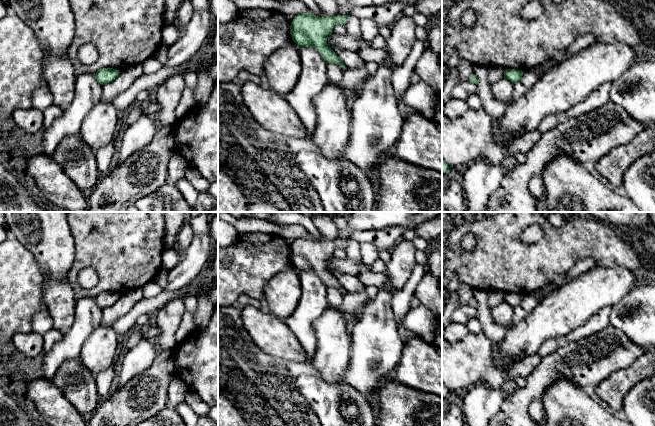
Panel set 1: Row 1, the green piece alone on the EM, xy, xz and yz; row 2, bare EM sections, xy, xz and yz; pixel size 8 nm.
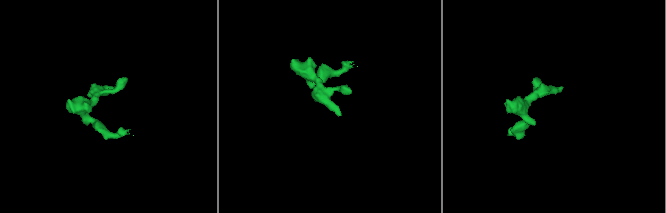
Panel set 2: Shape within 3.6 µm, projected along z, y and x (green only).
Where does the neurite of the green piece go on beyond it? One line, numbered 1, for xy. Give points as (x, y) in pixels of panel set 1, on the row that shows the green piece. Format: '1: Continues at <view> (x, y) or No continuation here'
1: No continuation here

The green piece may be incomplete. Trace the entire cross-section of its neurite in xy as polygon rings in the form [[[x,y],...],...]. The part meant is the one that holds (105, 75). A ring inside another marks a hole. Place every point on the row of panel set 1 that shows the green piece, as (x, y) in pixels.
[[[102,68],[99,69],[95,74],[97,81],[101,84],[107,84],[115,80],[119,75],[120,71],[113,68]]]

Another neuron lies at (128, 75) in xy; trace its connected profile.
[[[134,64],[122,69],[115,80],[102,85],[101,101],[112,102],[119,93],[126,91],[143,74],[142,64]]]

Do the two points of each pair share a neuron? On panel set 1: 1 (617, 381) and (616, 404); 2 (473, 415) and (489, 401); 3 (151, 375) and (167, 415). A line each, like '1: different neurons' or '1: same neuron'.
1: same neuron
2: same neuron
3: different neurons

